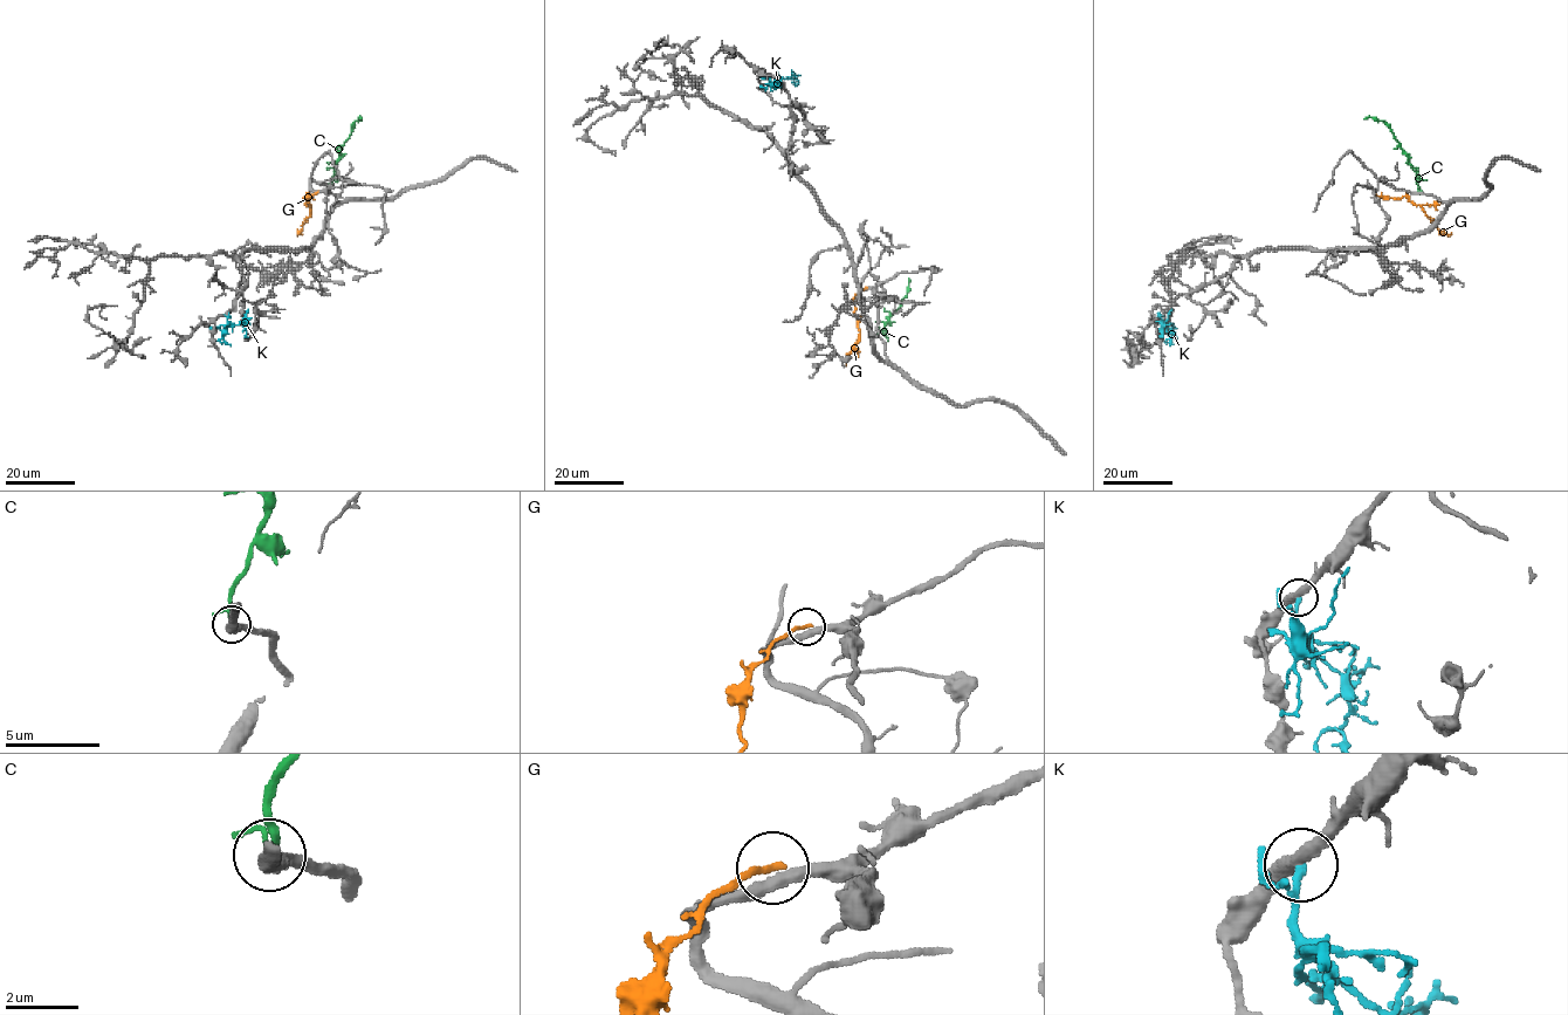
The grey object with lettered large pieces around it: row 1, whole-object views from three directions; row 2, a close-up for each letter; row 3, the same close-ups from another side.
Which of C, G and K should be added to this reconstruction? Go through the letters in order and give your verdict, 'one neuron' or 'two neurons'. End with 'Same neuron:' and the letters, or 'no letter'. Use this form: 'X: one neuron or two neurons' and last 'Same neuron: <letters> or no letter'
C: two neurons
G: two neurons
K: two neurons
Same neuron: no letter

